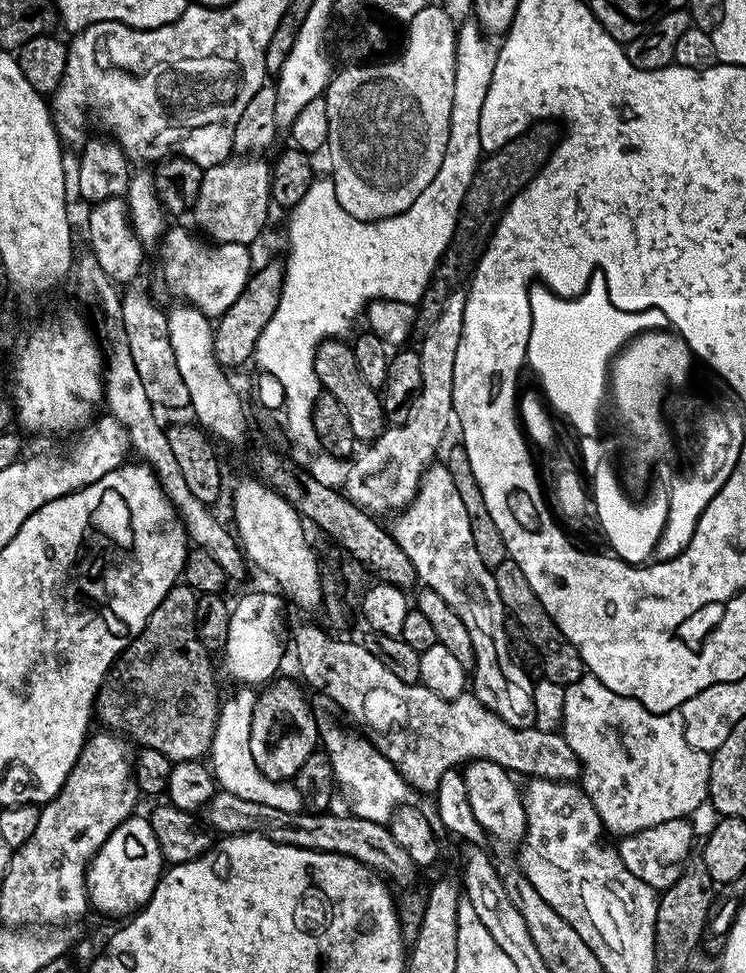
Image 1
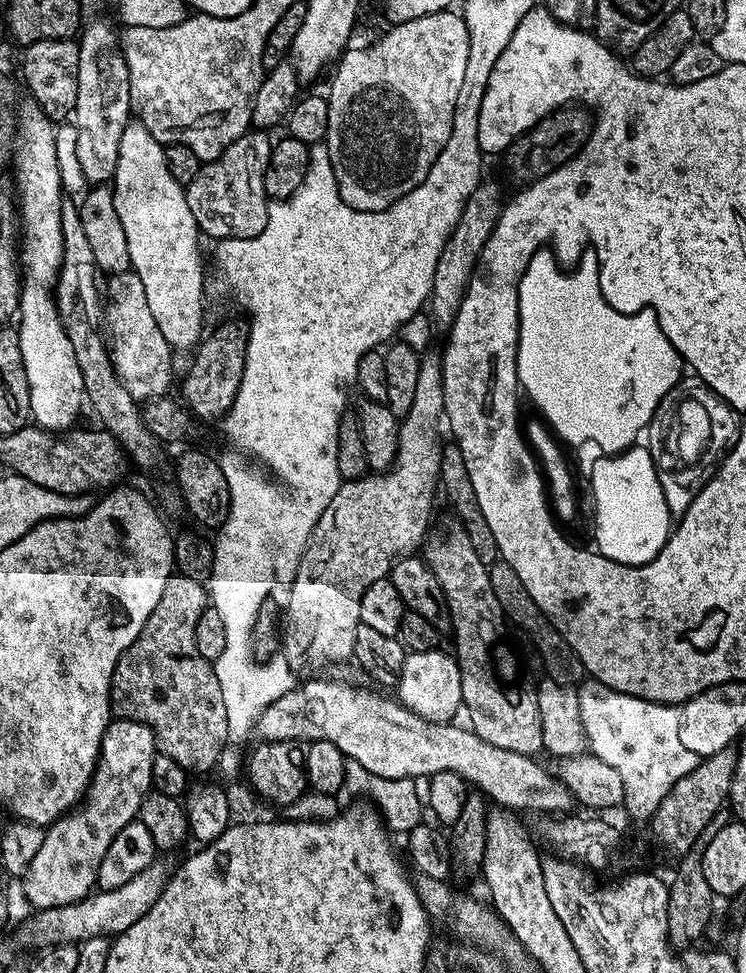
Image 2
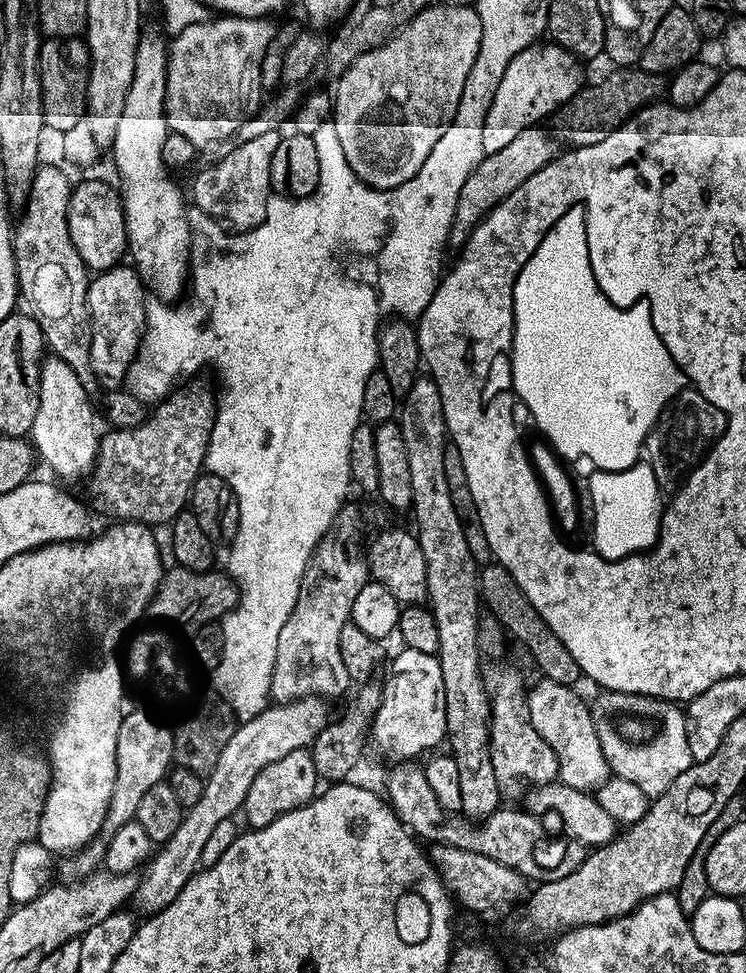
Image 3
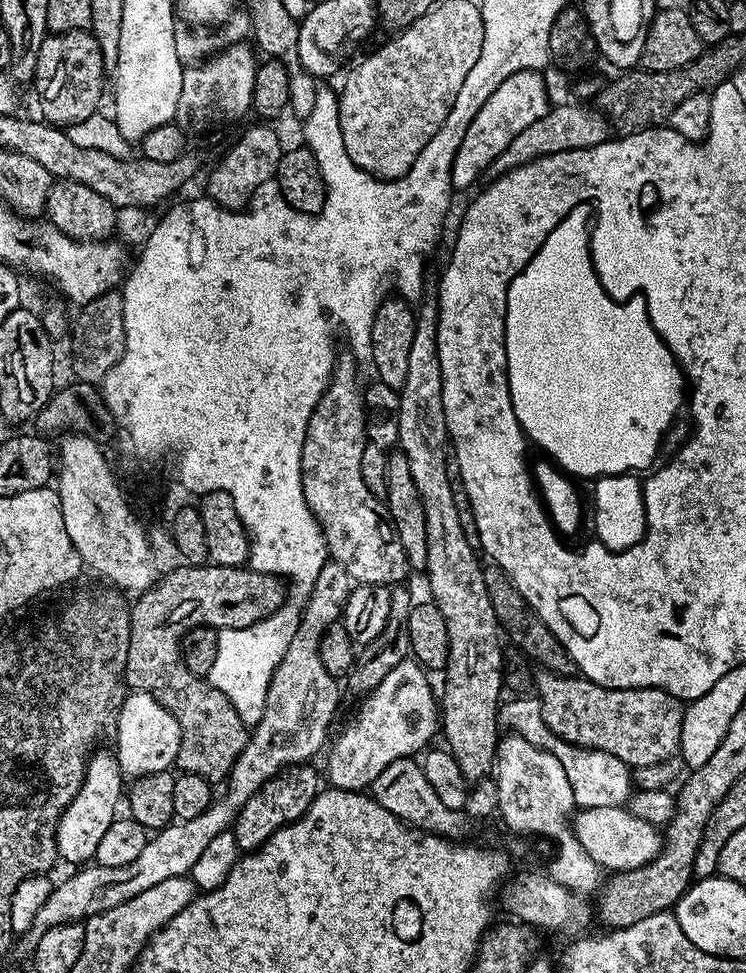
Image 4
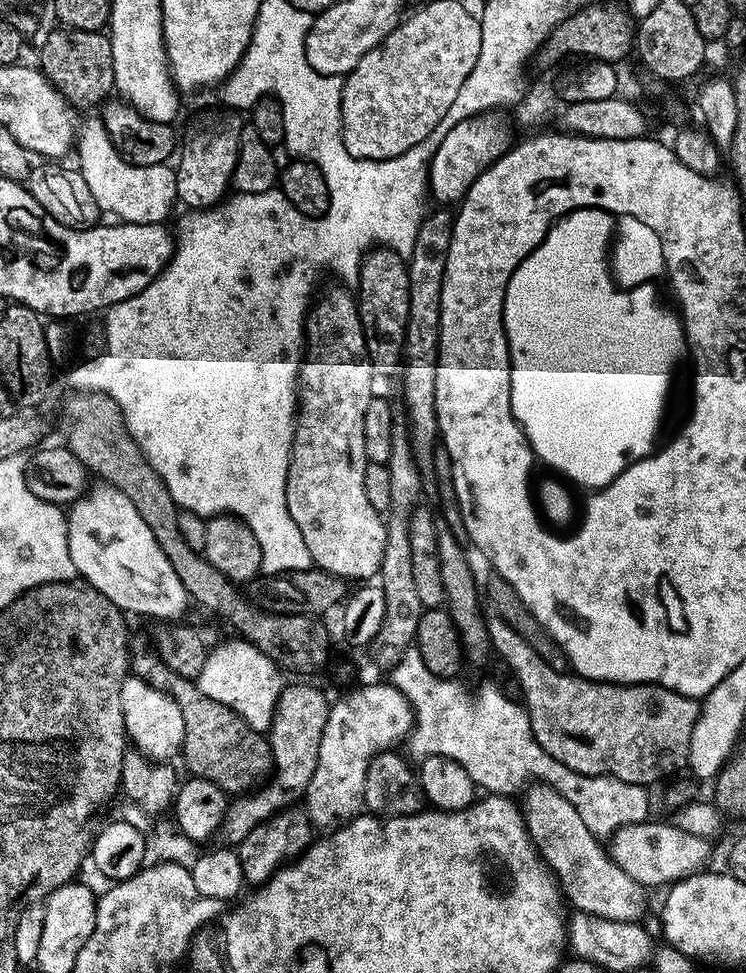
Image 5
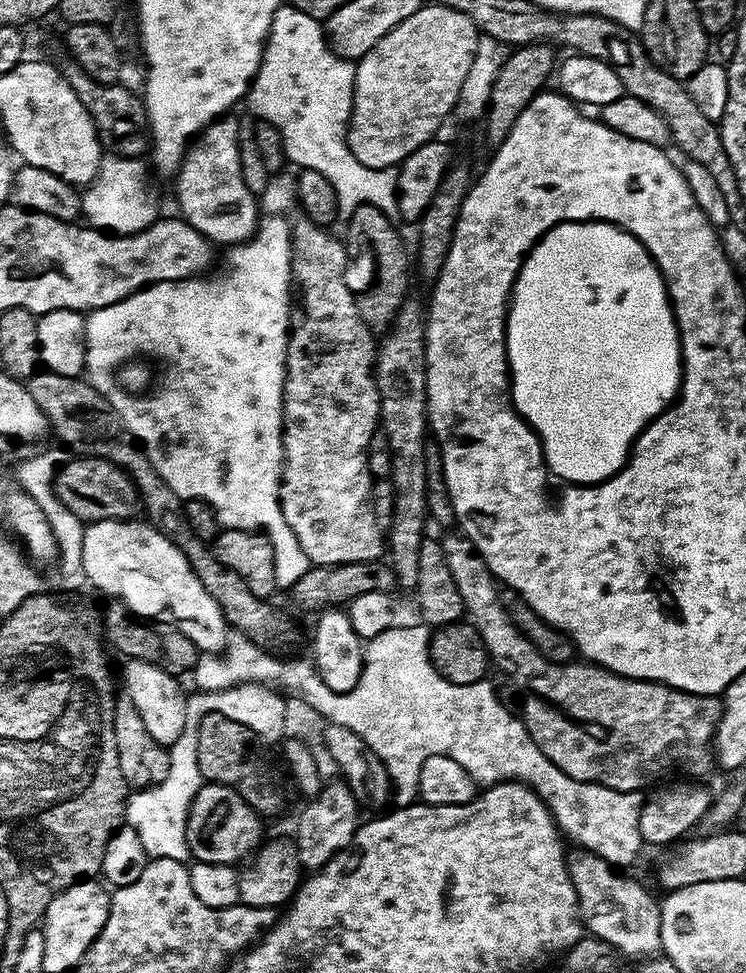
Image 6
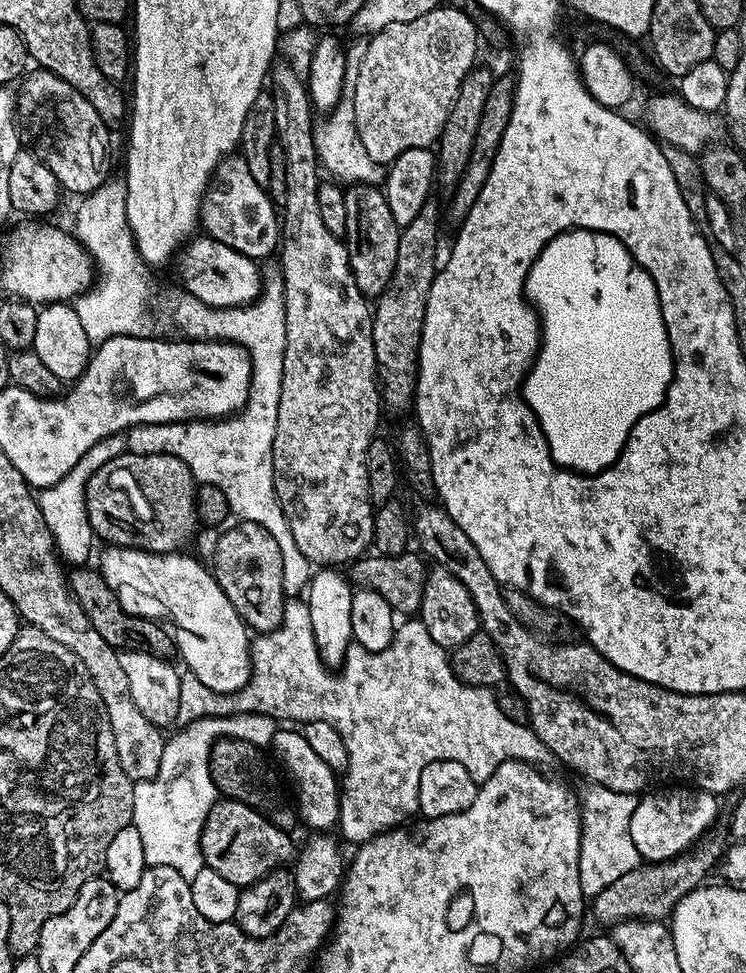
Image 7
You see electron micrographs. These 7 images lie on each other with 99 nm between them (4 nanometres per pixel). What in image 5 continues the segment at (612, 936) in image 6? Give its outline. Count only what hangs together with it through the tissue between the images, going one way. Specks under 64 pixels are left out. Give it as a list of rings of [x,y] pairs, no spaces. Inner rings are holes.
[[[547,782],[533,783],[523,796],[524,824],[538,854],[555,876],[563,899],[567,903],[569,900],[575,911],[594,914],[598,918],[631,924],[643,921],[644,885],[634,882],[622,866],[612,861],[607,847],[591,832],[586,822],[582,822],[571,802]]]

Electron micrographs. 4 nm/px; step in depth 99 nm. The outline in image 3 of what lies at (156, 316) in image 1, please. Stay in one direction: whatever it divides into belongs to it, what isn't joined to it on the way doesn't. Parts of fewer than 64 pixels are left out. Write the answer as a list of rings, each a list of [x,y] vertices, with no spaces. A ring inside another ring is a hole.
[[[121,262],[115,268],[97,272],[88,281],[88,319],[92,325],[90,362],[104,390],[116,390],[125,383],[128,368],[141,351],[146,327],[146,284],[135,267],[126,265]]]

